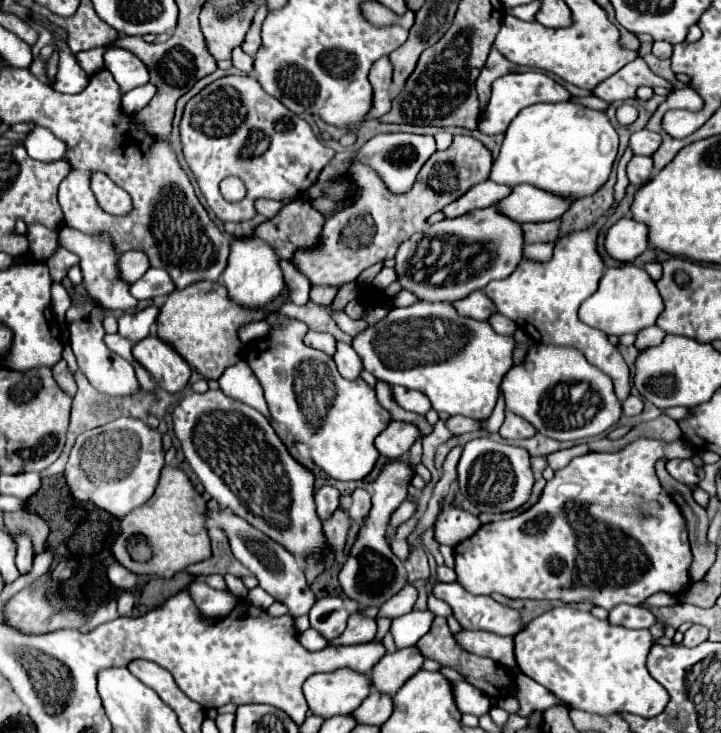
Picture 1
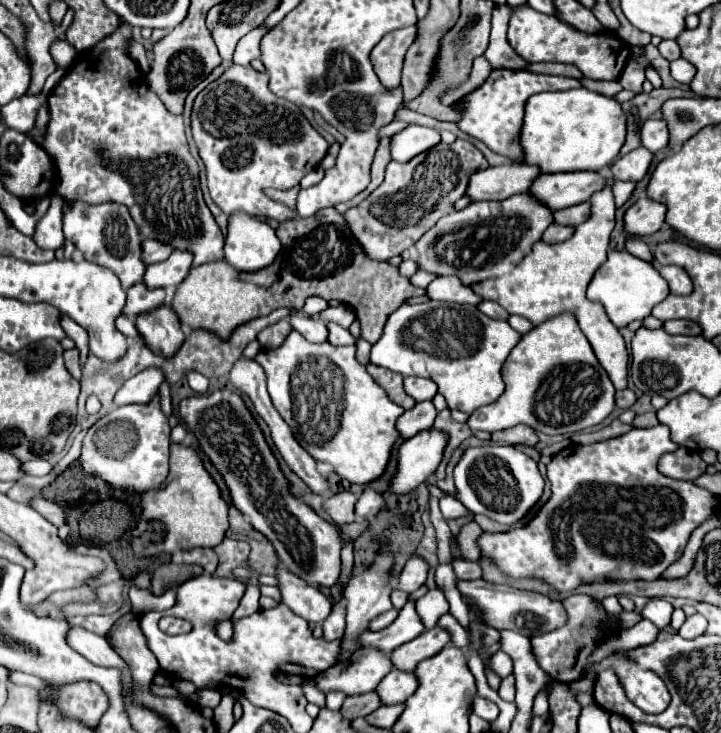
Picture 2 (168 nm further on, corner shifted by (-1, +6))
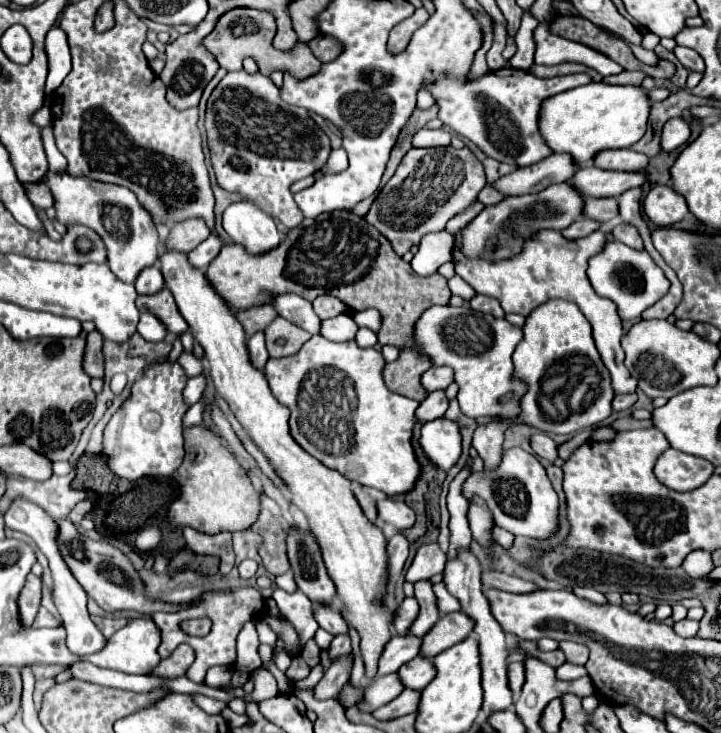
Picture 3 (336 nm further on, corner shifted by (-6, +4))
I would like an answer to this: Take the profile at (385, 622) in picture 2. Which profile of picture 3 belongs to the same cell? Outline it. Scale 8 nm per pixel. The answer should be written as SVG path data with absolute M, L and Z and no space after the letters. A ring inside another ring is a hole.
M414 597L404 599L402 605L394 613L394 621L392 621L394 631L396 633L406 633L408 627L412 625L412 621L416 619L416 615L418 615L418 603L416 603L416 599Z

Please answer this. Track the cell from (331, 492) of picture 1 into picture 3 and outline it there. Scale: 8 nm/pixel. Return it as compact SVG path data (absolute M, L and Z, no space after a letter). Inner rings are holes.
M256 333L248 339L248 355L250 355L250 363L264 371L264 365L268 361L268 351L266 351L266 345L264 345L264 333Z

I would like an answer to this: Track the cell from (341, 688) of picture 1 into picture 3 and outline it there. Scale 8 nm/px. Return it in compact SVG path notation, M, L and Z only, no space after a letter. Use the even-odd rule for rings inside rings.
M394 635L382 655L380 655L380 661L378 661L378 677L382 675L390 675L390 673L396 673L404 663L408 663L410 659L414 659L418 655L418 649L420 649L420 639L416 637L398 637Z

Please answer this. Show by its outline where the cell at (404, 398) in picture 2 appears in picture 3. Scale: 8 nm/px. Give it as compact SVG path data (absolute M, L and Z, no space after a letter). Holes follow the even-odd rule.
M332 211L326 215L320 215L316 219L304 219L302 225L294 227L288 231L286 239L272 251L272 255L260 255L260 259L252 259L252 255L244 255L236 243L228 243L222 247L218 257L208 265L206 269L208 283L212 289L226 301L226 305L238 313L244 309L252 309L258 305L270 305L278 293L296 293L304 297L306 301L314 301L318 295L334 295L342 303L346 303L354 311L364 311L364 309L378 309L382 315L382 327L378 331L378 343L380 345L398 345L404 347L402 357L400 357L400 369L384 369L384 383L390 387L390 391L400 393L408 399L414 399L422 403L426 399L426 391L420 385L420 375L430 369L428 359L418 357L412 349L412 323L422 315L432 305L446 305L450 299L450 291L446 285L446 279L442 275L430 275L430 277L420 277L412 271L408 263L404 263L402 257L398 257L390 243L372 227L364 221L364 217L354 215L352 211Z

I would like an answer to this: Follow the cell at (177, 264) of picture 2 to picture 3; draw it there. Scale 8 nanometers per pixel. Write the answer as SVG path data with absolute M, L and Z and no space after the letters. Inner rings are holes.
M210 235L206 241L202 241L196 249L192 249L186 257L188 257L188 263L194 267L194 269L200 269L200 271L206 271L208 263L220 253L224 241L216 235Z

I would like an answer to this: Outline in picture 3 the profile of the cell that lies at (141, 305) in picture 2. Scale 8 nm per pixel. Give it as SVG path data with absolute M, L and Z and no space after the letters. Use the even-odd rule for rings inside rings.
M148 267L138 275L134 285L136 285L138 295L154 295L164 289L164 277L160 275L156 267Z

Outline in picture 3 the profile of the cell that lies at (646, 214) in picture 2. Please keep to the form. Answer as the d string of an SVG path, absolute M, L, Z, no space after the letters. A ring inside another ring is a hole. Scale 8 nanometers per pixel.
M658 185L644 199L644 213L656 227L670 227L688 215L688 207L682 195L676 195L672 187Z

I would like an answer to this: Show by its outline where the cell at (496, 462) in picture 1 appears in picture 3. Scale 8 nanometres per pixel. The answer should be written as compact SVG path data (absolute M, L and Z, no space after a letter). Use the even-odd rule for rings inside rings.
M512 447L502 453L502 461L496 469L476 471L462 485L462 495L472 503L474 497L482 499L490 509L494 523L510 531L512 535L524 535L532 539L546 539L558 529L558 495L546 475L540 461L524 449Z

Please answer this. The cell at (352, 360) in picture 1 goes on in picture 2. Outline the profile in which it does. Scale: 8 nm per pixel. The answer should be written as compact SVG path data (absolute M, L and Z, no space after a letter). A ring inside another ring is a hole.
M329 321L327 329L329 329L329 337L327 337L329 343L333 343L333 345L353 345L355 343L353 335L347 329L343 329L341 325Z

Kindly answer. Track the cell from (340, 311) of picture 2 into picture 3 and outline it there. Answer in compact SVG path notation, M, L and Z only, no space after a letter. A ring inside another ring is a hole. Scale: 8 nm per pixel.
M366 309L366 311L356 311L352 315L352 319L356 321L358 327L368 327L372 331L380 329L380 313L376 309Z

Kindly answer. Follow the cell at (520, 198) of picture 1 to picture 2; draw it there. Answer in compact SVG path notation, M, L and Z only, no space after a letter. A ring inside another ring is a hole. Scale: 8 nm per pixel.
M591 171L545 173L535 179L529 191L535 197L539 197L539 201L543 201L549 209L557 211L563 207L589 201L589 197L601 191L605 183L607 183L605 173L591 173Z

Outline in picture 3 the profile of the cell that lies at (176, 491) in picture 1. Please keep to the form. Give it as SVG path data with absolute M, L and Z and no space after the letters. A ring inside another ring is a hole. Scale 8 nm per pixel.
M200 427L184 429L184 449L184 461L176 473L180 493L168 507L164 525L170 529L192 527L206 535L248 529L258 517L260 493L252 487L246 471L236 463L234 455L214 437L212 431Z

